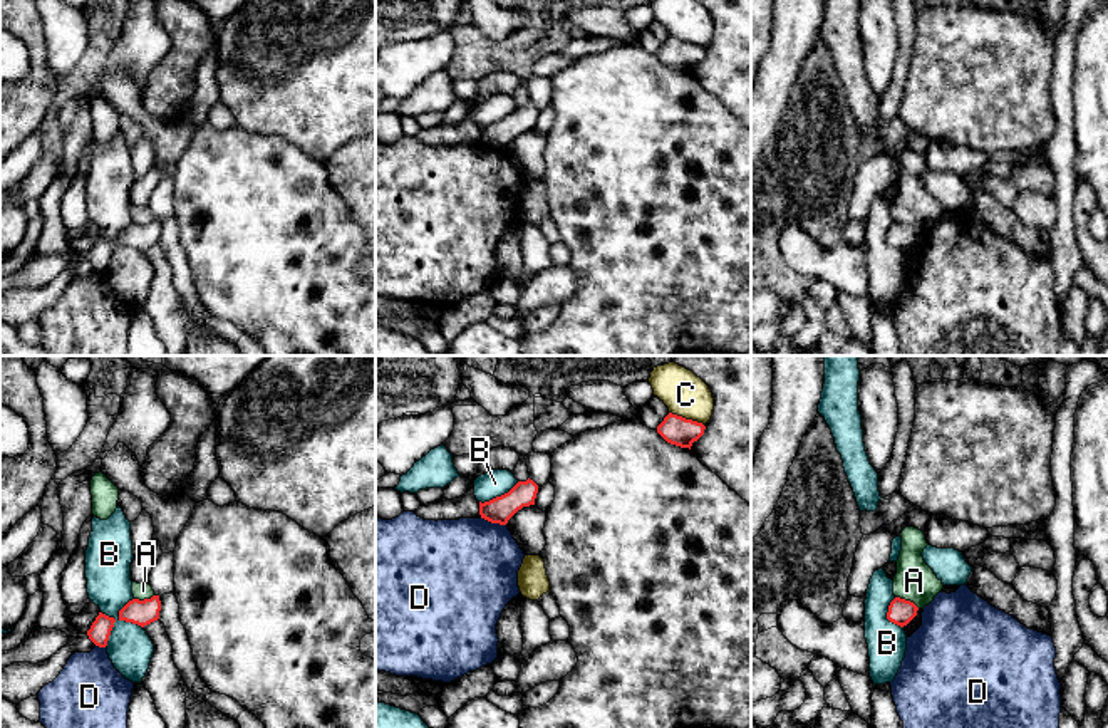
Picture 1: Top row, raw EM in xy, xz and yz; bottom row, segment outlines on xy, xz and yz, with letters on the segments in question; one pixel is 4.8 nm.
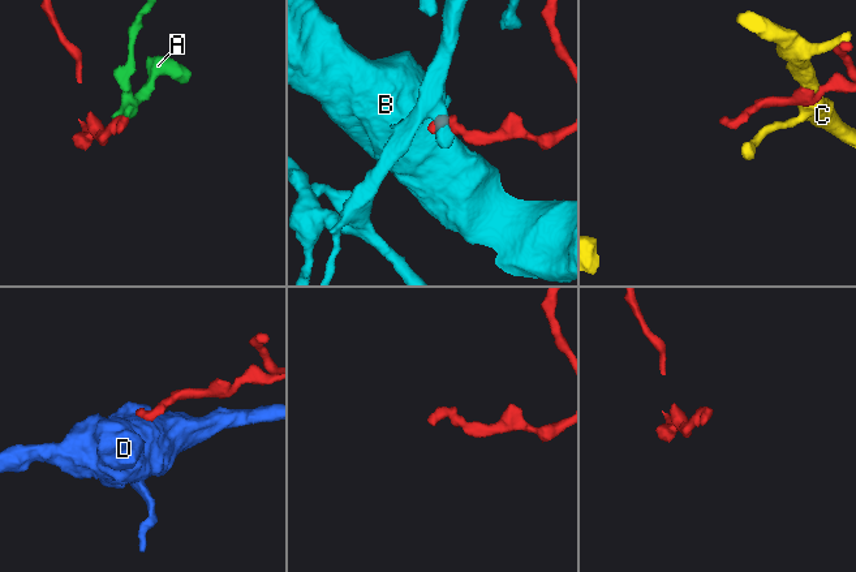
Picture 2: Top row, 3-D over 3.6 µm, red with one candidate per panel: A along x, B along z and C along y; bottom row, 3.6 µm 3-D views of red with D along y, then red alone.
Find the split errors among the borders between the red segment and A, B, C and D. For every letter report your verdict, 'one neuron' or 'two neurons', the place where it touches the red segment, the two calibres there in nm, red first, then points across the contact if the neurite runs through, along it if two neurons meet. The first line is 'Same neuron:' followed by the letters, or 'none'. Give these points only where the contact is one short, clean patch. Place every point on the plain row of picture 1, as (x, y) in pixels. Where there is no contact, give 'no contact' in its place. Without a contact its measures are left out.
Same neuron: none
A: two neurons; contact yz (907, 225); calibres 120 and 190 nm; border yz (895, 220), (912, 225), (919, 232)
B: two neurons; contact xy (114, 245); calibres 120 and 220 nm
C: two neurons; contact xz (684, 42); calibres 140 and 200 nm
D: two neurons; contact xz (493, 146); calibres 130 and 480 nm; border xz (480, 141), (505, 150)

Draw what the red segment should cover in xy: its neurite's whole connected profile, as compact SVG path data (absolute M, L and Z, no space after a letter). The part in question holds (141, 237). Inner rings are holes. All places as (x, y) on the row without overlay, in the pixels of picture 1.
M159 220L151 223L132 223L119 235L119 245L132 247L141 252L159 243L161 225Z

